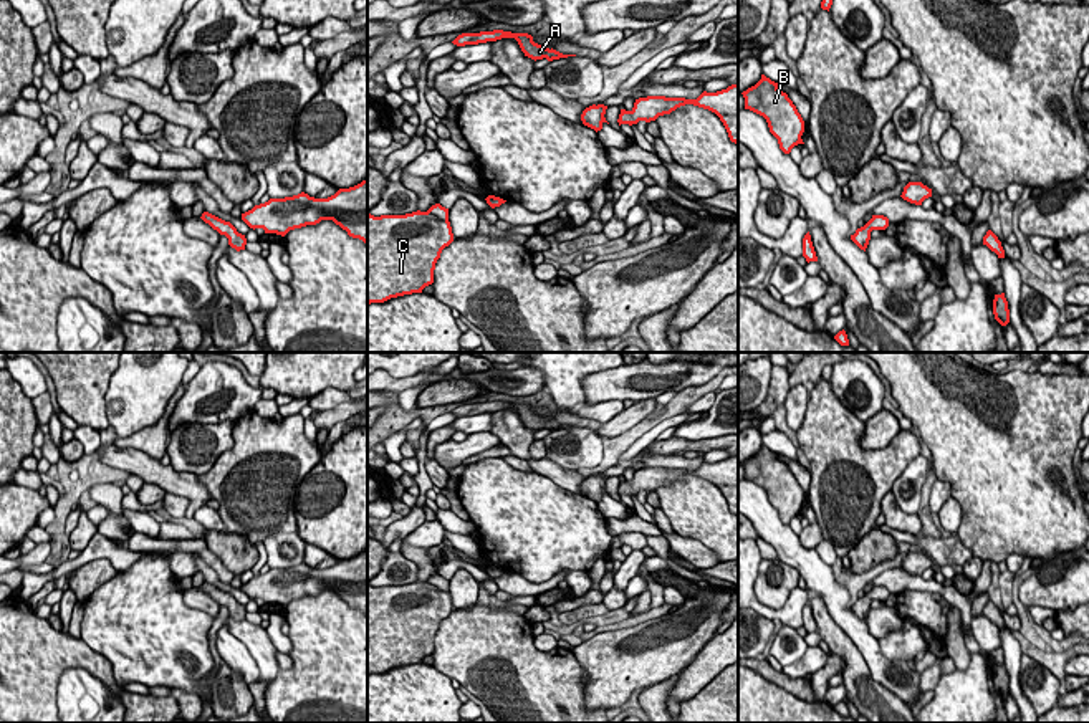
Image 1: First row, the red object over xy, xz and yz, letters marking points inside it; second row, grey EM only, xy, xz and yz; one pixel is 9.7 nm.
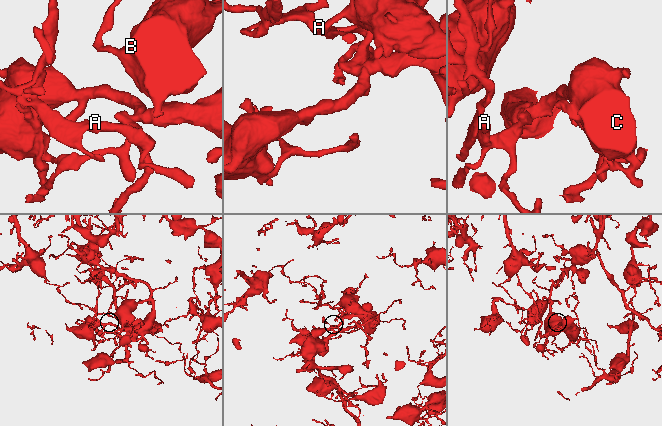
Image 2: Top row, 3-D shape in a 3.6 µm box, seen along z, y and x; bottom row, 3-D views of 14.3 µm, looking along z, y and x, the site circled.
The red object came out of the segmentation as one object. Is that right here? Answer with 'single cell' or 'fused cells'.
single cell

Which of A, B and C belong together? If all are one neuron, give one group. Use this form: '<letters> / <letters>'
A B C

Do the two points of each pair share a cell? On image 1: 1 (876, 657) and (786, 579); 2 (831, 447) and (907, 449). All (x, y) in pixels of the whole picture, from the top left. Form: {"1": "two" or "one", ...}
{"1": "two", "2": "one"}

